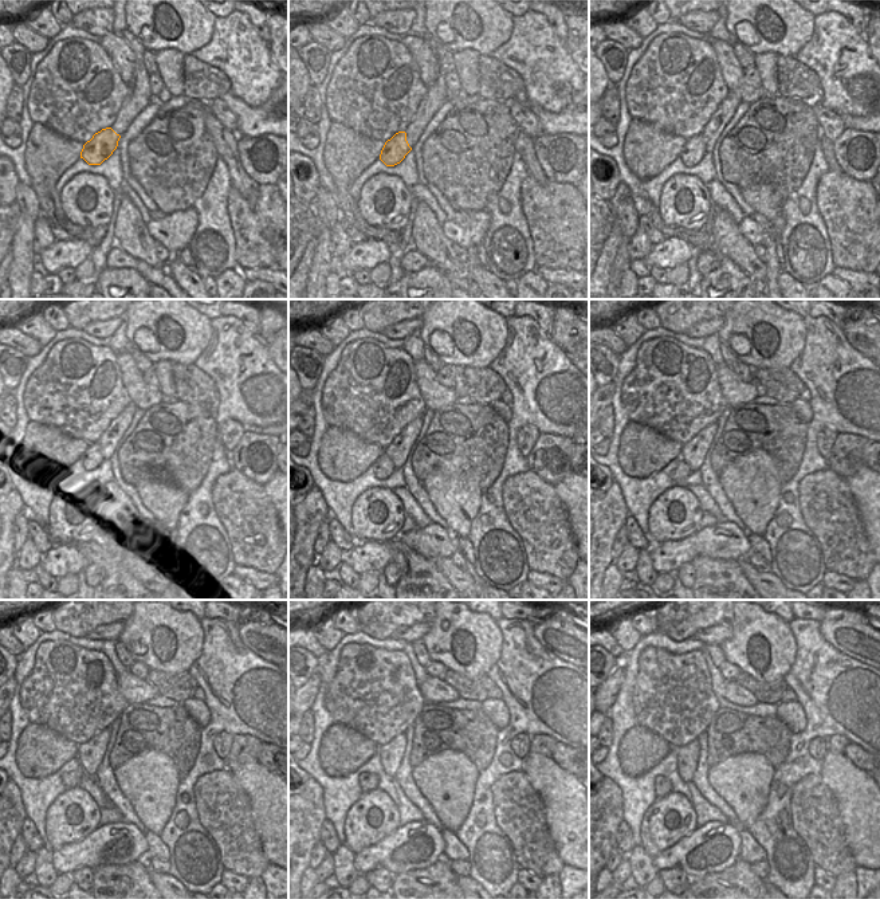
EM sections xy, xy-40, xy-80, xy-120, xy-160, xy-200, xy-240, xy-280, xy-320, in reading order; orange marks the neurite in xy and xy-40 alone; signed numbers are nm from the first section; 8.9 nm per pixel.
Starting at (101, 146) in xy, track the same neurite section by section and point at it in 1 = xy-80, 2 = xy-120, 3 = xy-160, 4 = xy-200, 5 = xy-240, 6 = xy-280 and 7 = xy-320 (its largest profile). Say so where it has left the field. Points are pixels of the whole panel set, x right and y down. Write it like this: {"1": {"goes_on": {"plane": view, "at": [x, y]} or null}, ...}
{"1": {"goes_on": {"plane": "xy-80", "at": [694, 150]}}, "2": {"goes_on": {"plane": "xy-120", "at": [91, 458]}}, "3": {"goes_on": {"plane": "xy-160", "at": [384, 467]}}, "4": {"goes_on": {"plane": "xy-200", "at": [682, 471]}}, "5": {"goes_on": {"plane": "xy-240", "at": [71, 780]}}, "6": {"goes_on": {"plane": "xy-280", "at": [368, 781]}}, "7": {"goes_on": {"plane": "xy-320", "at": [662, 785]}}}

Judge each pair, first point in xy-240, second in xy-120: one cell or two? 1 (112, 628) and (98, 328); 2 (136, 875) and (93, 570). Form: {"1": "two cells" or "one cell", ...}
{"1": "one cell", "2": "two cells"}

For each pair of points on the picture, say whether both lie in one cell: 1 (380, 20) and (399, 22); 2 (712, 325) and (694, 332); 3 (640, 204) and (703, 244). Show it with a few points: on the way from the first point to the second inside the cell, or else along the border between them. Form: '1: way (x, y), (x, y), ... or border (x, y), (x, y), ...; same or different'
1: way (384, 20), (395, 22); same
2: way (708, 328), (698, 330); same
3: way (655, 219), (667, 231), (687, 235); same

